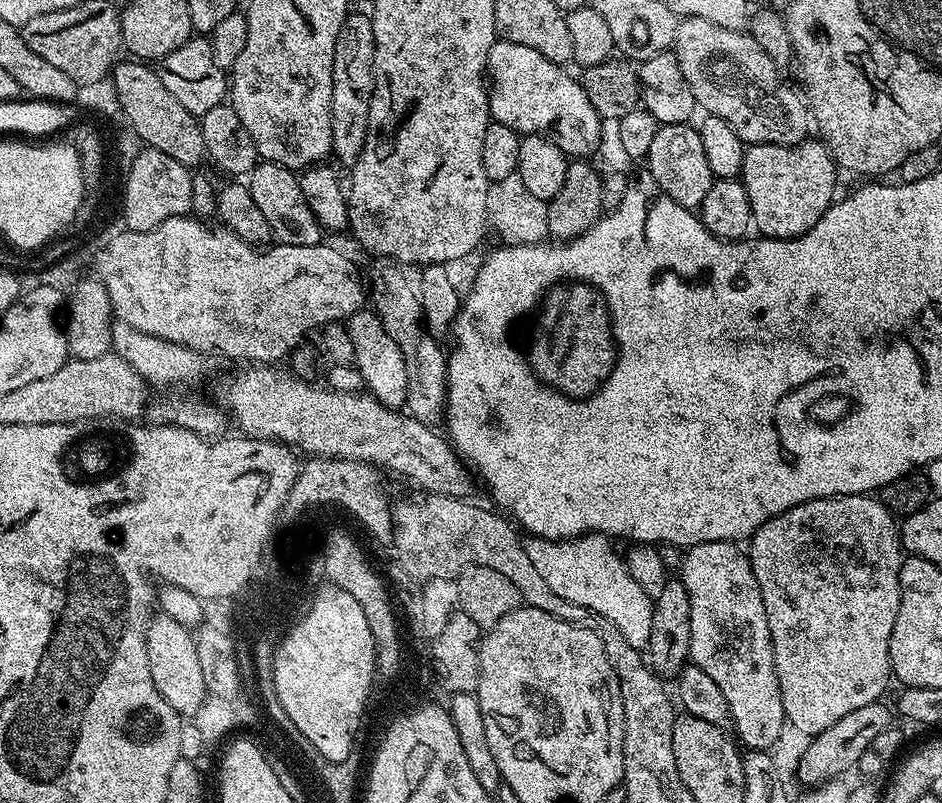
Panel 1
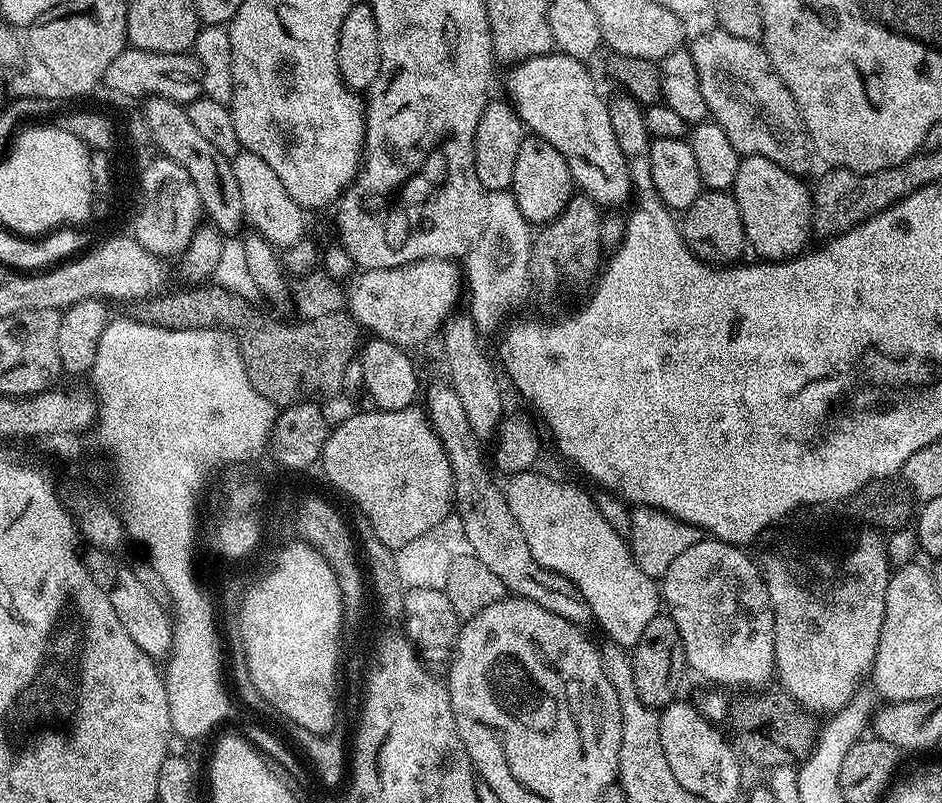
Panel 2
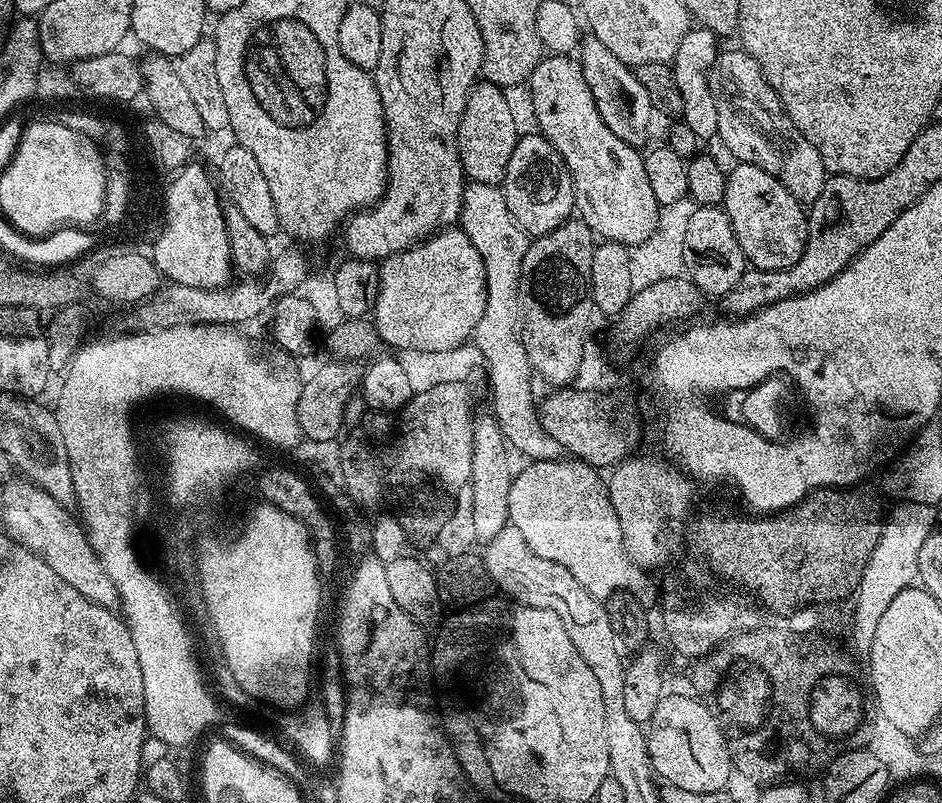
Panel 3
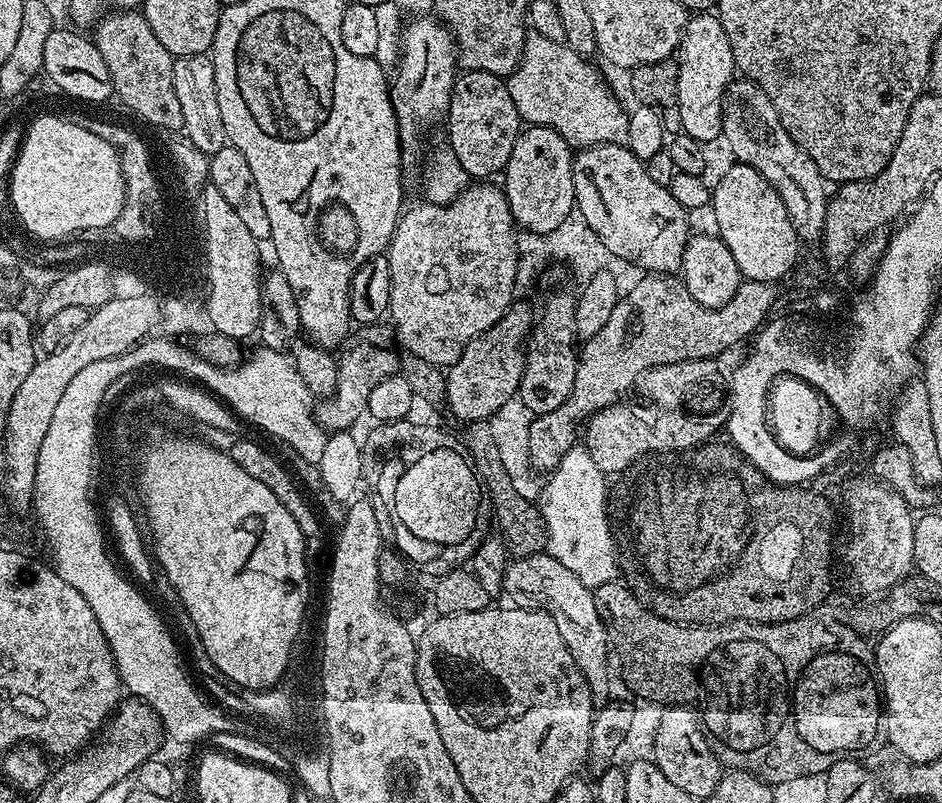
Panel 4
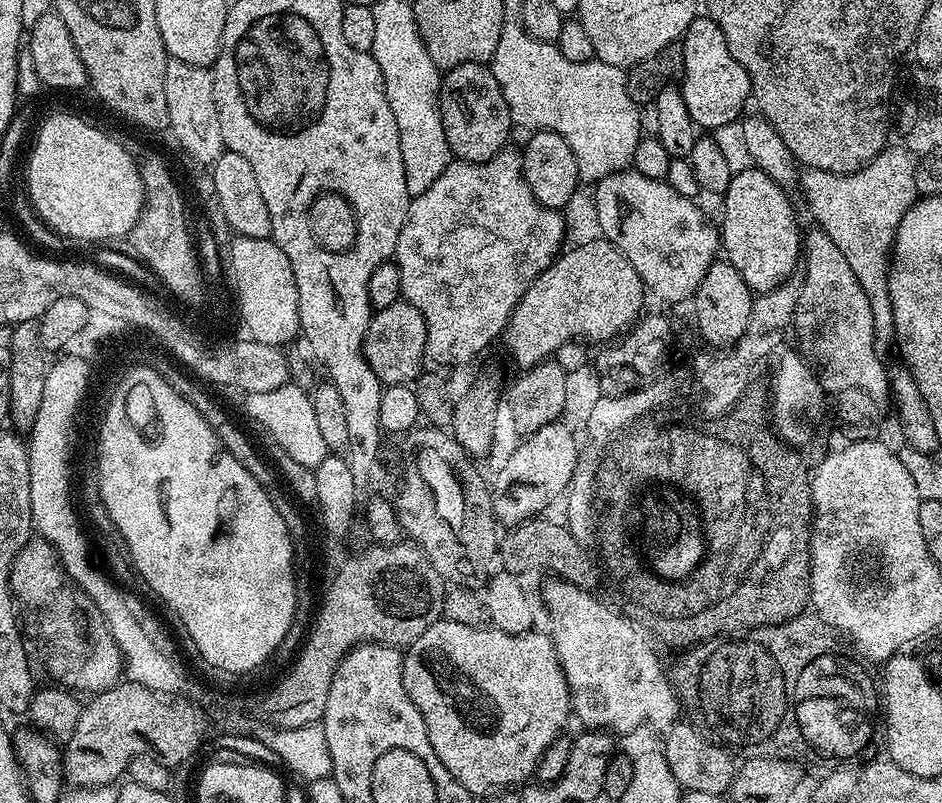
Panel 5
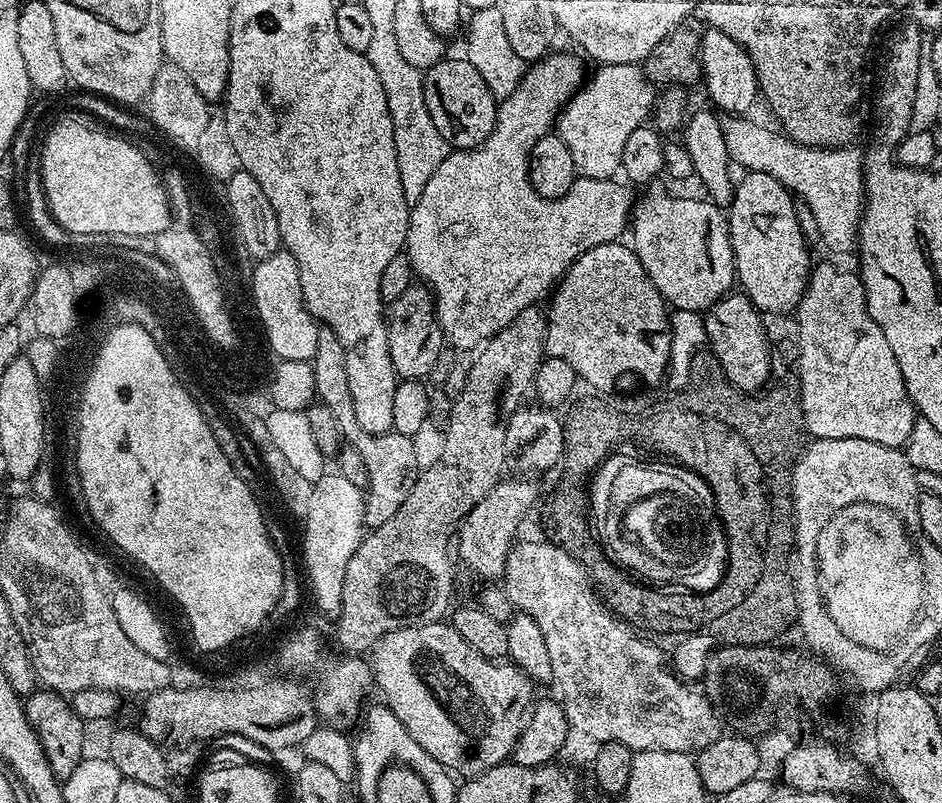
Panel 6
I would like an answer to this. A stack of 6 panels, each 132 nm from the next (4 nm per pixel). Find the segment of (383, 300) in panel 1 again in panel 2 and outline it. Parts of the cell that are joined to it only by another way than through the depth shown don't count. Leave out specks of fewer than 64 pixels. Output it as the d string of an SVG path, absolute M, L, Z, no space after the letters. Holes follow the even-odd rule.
M440 380L423 389L422 404L452 467L456 487L454 512L464 528L471 555L476 556L482 566L487 566L491 572L498 574L511 595L534 602L550 610L550 614L566 618L571 624L587 625L592 620L592 611L582 598L578 586L574 586L570 578L546 570L537 562L534 554L530 554L530 546L526 546L522 526L518 526L518 522L514 522L514 514L510 514L507 495L484 469L486 456L485 453L484 456L480 453L481 441L470 430L470 421L466 419L466 410L462 410L462 402L458 402L458 394L454 394L451 384Z

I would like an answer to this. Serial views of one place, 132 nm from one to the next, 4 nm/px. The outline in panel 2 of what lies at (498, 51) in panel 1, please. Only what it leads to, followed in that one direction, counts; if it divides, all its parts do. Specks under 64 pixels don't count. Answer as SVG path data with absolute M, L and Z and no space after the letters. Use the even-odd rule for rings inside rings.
M563 54L535 56L513 64L507 69L506 100L531 135L550 142L566 158L573 185L601 209L616 210L627 200L629 203L632 179L626 158L618 150L614 126L610 126L608 100L600 97L588 67L585 61Z

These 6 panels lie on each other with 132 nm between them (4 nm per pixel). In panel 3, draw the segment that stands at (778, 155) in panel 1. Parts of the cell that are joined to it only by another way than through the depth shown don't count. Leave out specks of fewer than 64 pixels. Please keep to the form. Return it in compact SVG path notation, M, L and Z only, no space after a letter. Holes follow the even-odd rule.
M737 163L724 181L725 214L730 218L734 238L742 246L745 261L762 272L783 272L802 258L808 237L808 218L805 205L778 182L776 176L766 174L758 166Z

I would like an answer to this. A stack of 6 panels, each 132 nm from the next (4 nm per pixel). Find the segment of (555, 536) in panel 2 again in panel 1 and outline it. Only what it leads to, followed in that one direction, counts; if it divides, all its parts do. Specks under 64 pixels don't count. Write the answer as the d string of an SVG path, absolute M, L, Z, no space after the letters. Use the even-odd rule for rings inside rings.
M589 532L586 536L575 536L573 540L543 540L540 536L528 536L524 540L524 549L554 594L577 606L586 606L586 610L594 610L594 614L602 614L602 618L610 618L630 646L644 650L650 642L650 625L654 623L653 597L631 577L625 557L616 553L612 544L615 543L609 537Z

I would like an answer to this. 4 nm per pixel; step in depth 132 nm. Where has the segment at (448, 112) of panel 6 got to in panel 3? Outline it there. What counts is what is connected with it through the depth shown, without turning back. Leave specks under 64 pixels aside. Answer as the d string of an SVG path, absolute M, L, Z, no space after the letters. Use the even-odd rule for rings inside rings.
M477 82L466 98L458 126L458 150L464 175L471 182L499 185L506 174L506 162L510 162L510 154L514 154L518 139L516 116L511 102L504 96L507 96L505 89L496 84Z

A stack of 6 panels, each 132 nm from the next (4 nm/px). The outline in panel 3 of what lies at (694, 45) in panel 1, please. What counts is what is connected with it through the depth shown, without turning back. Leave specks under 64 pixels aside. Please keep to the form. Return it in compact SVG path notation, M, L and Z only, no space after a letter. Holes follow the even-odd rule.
M736 46L729 52L717 51L716 60L708 71L708 81L710 94L714 94L714 110L718 110L716 136L728 147L733 161L766 170L766 174L776 176L778 182L782 182L782 186L786 186L786 190L790 190L790 194L794 194L796 200L805 206L811 206L818 198L818 194L822 194L822 186L826 179L824 163L818 150L814 150L814 146L800 133L798 126L790 122L778 94L770 86L770 82L766 82L758 62L754 62L750 53Z

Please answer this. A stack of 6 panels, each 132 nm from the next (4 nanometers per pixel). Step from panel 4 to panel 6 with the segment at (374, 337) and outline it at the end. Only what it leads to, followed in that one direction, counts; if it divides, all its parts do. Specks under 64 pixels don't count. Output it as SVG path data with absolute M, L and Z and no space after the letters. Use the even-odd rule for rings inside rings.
M413 283L393 304L386 308L390 362L400 380L423 381L436 368L440 351L446 348L444 331L436 321L436 301L423 283Z

